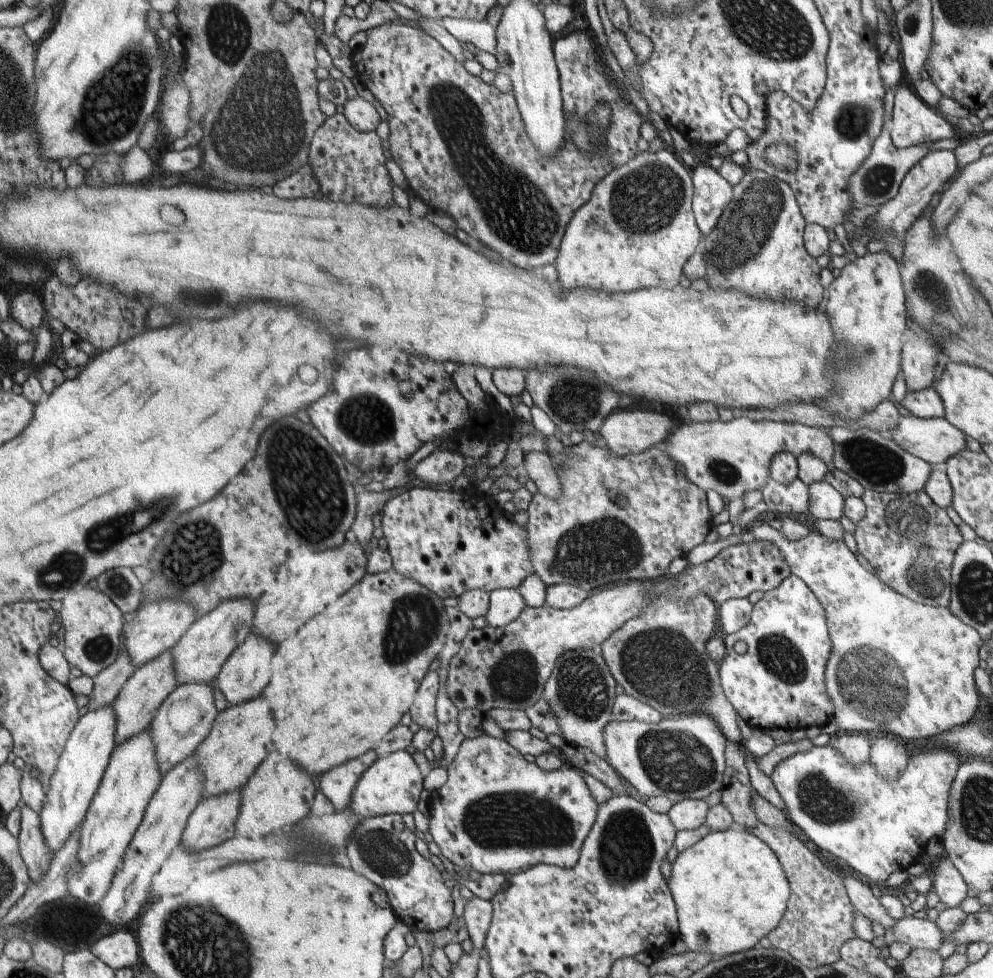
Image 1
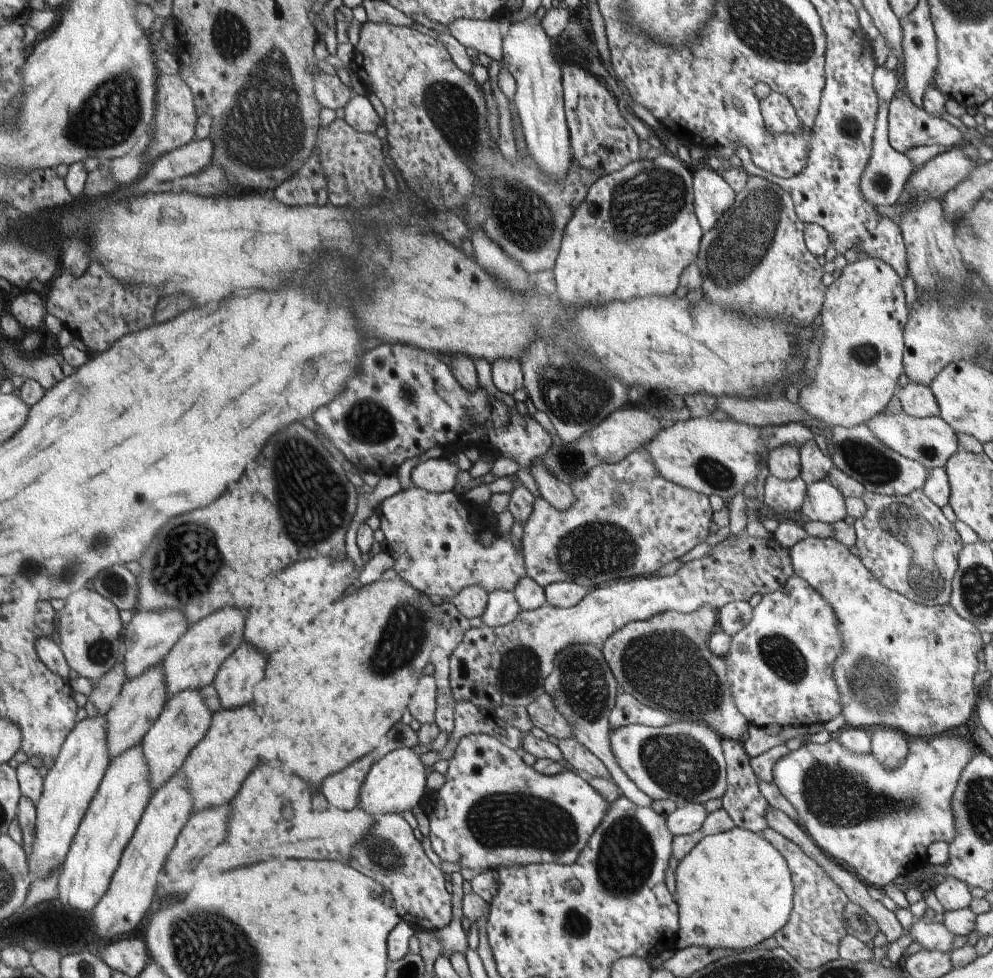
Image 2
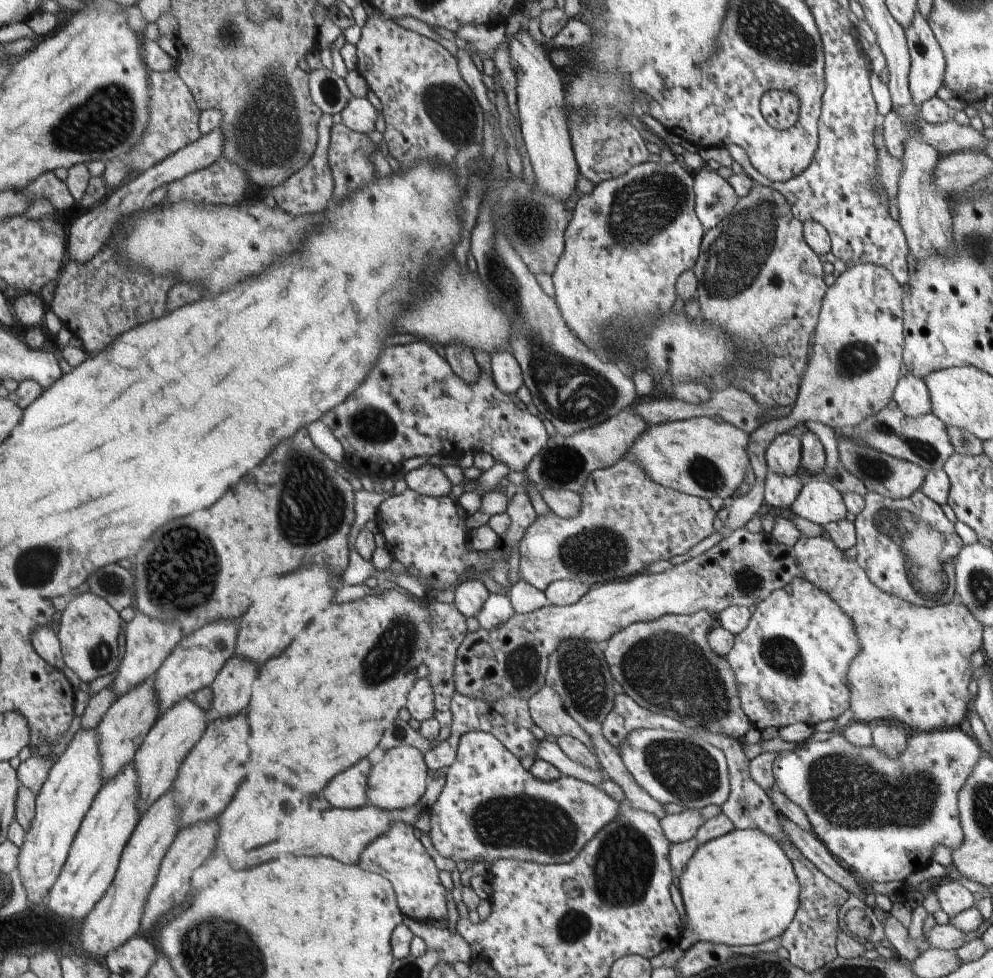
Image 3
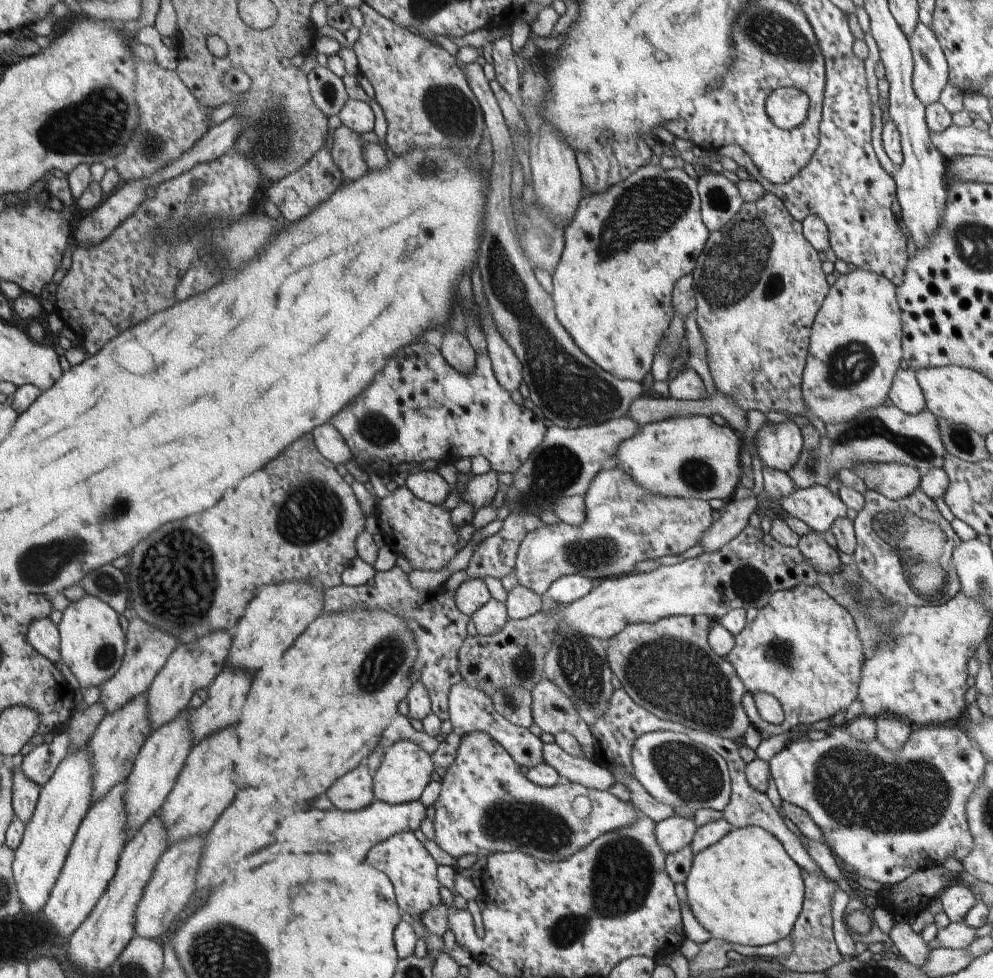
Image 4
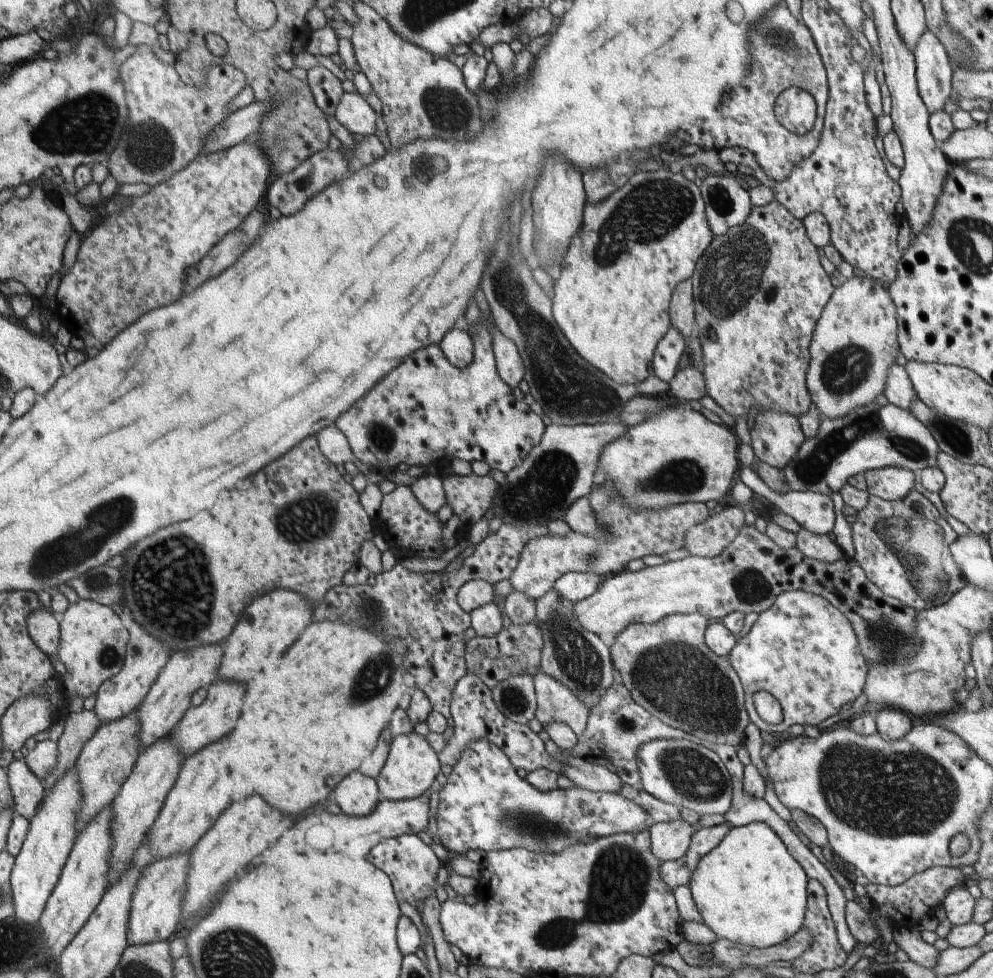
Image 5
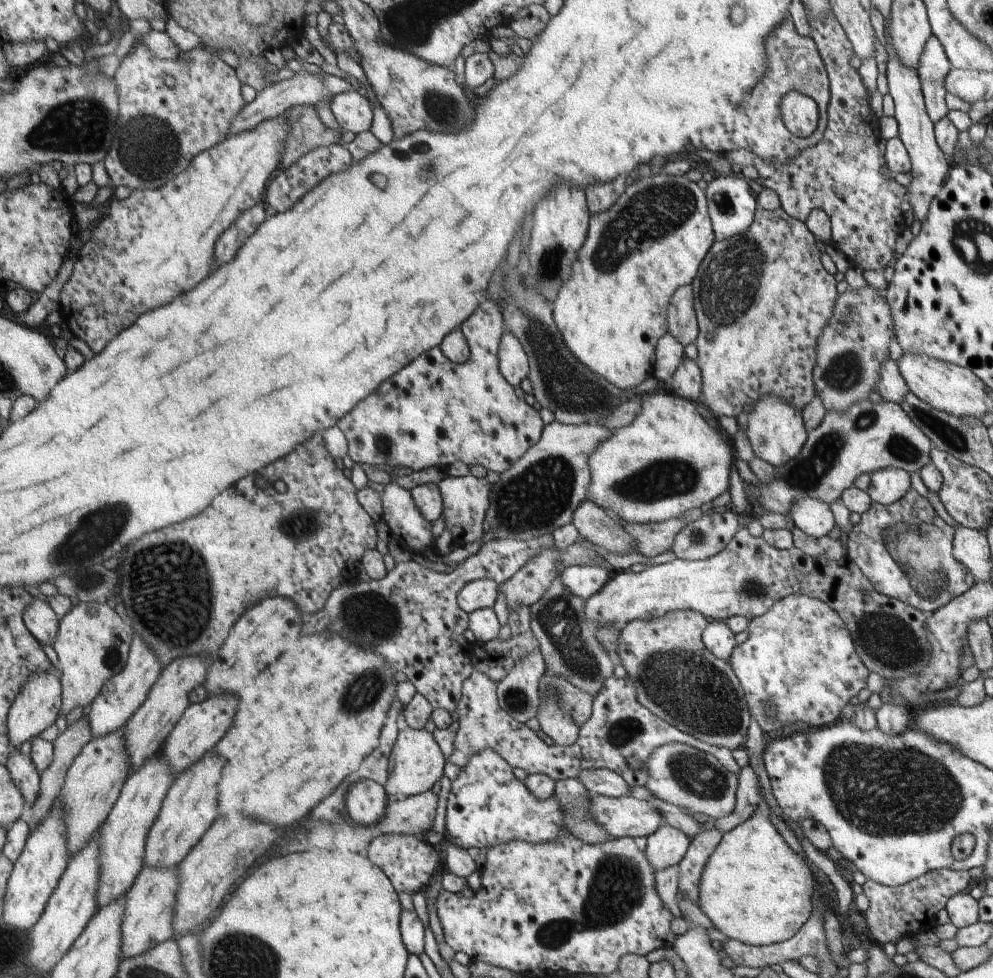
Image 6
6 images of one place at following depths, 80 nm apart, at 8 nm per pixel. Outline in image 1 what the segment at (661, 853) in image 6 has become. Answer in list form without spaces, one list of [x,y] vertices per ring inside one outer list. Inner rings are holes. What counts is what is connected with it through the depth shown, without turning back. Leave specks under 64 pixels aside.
[[[688,798],[673,803],[667,815],[678,831],[692,830],[706,822],[708,811],[706,799]]]

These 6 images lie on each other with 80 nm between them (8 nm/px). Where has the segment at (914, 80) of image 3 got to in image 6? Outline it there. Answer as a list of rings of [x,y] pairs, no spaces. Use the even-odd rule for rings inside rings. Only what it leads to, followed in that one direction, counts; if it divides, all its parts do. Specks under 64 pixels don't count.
[[[930,36],[920,56],[917,74],[922,86],[925,108],[933,124],[948,115],[944,80],[952,67],[942,44],[936,36]]]

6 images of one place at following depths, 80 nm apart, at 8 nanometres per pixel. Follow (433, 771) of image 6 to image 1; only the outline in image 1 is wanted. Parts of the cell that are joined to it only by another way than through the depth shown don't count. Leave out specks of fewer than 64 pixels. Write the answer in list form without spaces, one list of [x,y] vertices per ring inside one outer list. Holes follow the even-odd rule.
[[[396,751],[376,762],[358,779],[350,799],[348,811],[365,819],[387,814],[412,814],[422,794],[422,774],[407,751]]]

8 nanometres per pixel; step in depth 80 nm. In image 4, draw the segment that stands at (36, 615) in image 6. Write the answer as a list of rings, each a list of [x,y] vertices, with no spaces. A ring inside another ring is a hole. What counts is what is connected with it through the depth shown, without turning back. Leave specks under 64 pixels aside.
[[[50,618],[32,621],[29,626],[28,639],[42,656],[53,663],[61,662],[60,628],[56,627]]]

